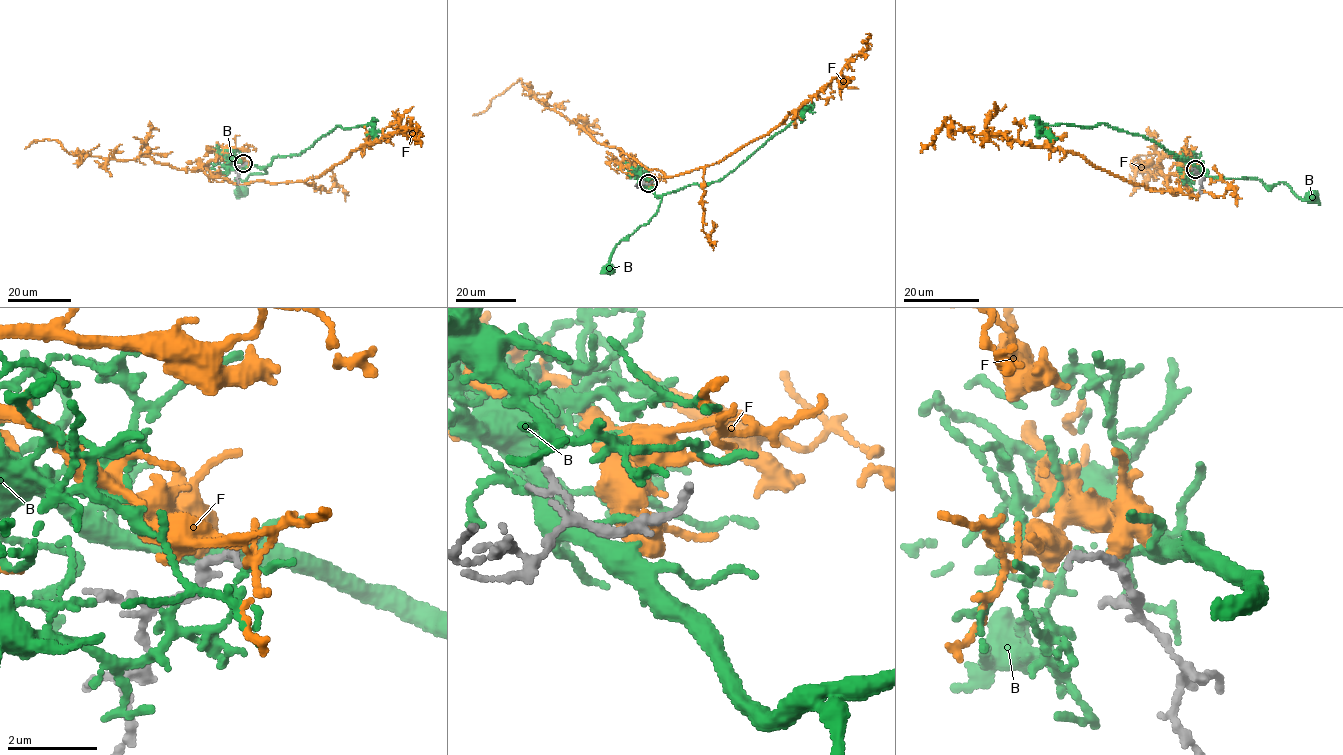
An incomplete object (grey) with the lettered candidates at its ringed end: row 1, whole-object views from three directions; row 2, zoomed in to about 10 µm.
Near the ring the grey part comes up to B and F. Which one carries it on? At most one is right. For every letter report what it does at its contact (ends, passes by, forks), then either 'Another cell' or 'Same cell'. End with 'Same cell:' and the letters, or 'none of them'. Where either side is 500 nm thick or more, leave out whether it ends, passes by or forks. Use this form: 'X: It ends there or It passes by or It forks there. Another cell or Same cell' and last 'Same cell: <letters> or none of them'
B: It ends there. Same cell
F: Another cell
Same cell: B

